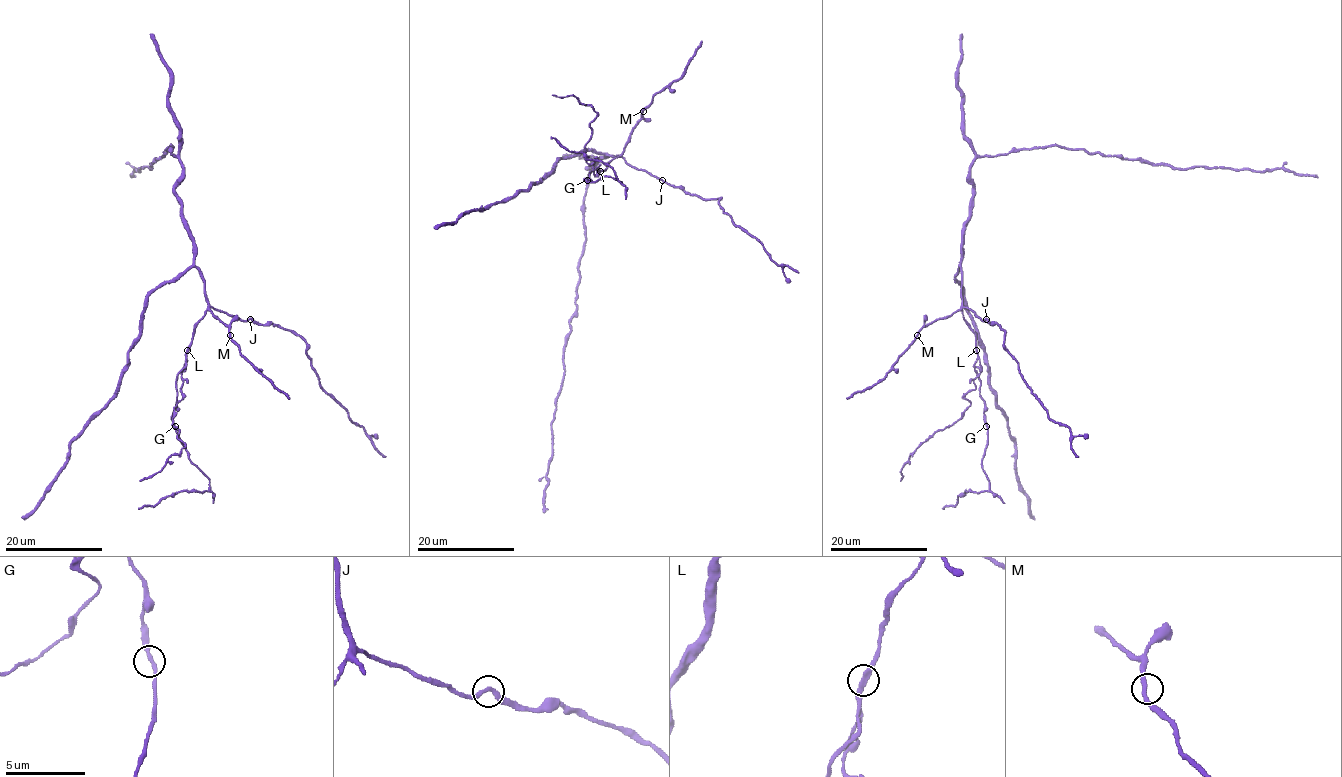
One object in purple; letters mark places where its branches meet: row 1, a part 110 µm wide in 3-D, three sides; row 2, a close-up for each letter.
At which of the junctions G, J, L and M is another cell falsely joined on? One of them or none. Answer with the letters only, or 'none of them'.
L

